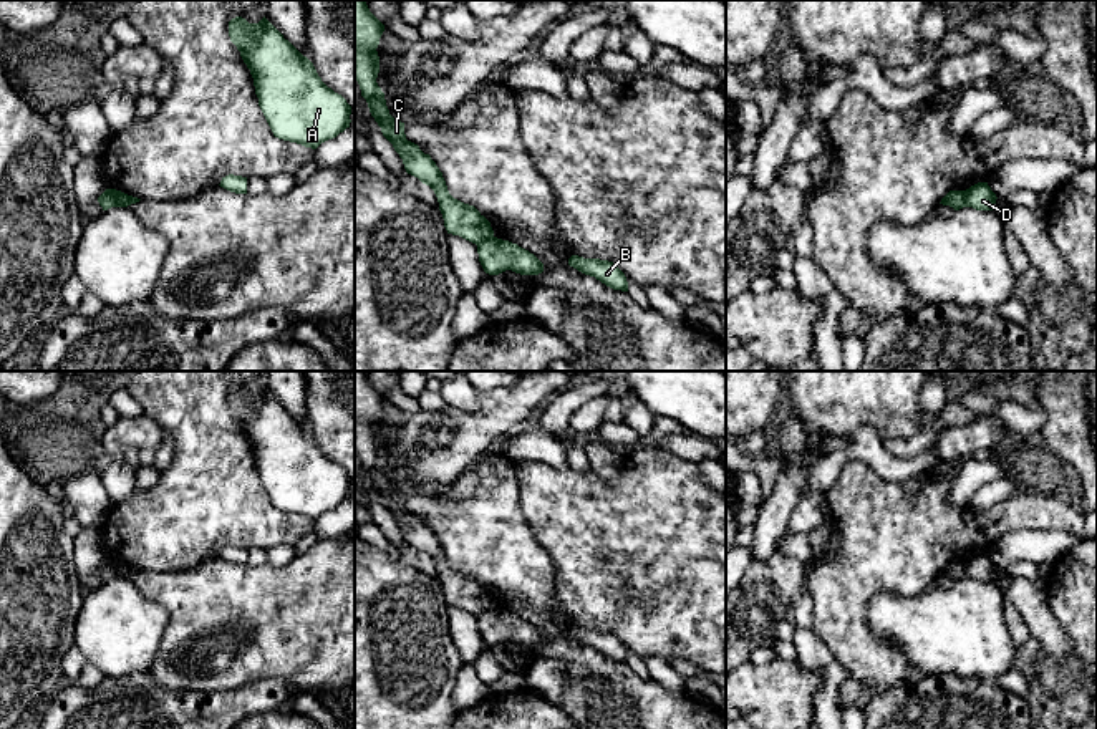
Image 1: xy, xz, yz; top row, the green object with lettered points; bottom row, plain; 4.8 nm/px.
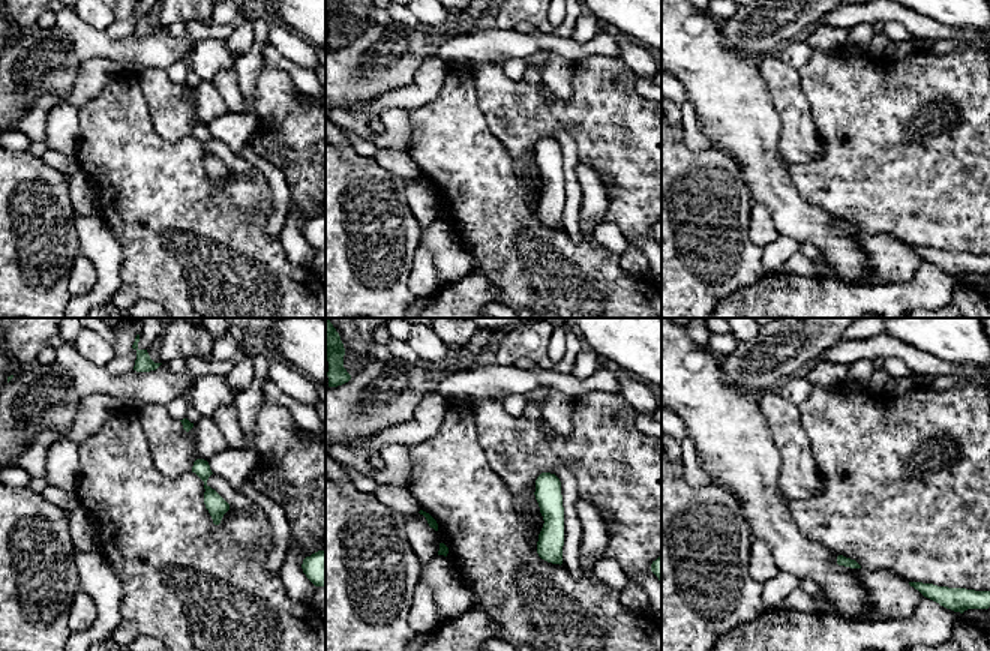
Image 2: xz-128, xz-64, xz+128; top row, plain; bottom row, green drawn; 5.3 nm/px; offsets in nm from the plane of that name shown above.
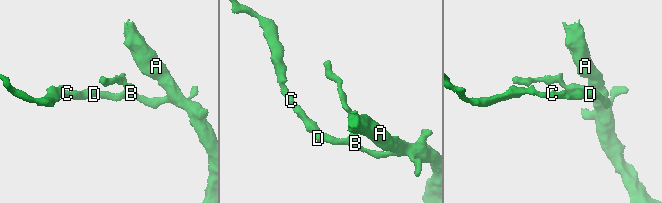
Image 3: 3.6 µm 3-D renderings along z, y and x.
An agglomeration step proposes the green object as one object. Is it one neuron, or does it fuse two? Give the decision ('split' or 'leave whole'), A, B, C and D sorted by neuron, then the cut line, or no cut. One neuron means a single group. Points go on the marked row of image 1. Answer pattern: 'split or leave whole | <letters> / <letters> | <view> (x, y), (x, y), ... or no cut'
split | A B D / C | xy (110, 189), (115, 206)

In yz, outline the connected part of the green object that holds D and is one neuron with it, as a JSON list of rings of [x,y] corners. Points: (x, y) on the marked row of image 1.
[[[978,182],[966,189],[966,199],[968,207],[973,207],[976,210],[993,210],[998,197],[988,182]]]

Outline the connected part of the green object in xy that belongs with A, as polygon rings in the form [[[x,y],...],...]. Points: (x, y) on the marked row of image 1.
[[[242,17],[232,18],[229,36],[250,70],[259,106],[275,138],[317,149],[350,128],[351,106],[346,99],[321,81],[313,63],[265,17],[259,23],[249,23]]]

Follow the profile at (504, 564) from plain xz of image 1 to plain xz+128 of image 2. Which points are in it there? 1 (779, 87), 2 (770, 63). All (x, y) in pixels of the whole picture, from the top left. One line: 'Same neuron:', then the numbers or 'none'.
Same neuron: 1, 2

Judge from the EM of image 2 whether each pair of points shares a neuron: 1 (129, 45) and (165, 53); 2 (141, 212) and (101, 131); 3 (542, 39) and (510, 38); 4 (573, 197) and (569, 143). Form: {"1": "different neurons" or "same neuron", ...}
{"1": "same neuron", "2": "same neuron", "3": "same neuron", "4": "same neuron"}

